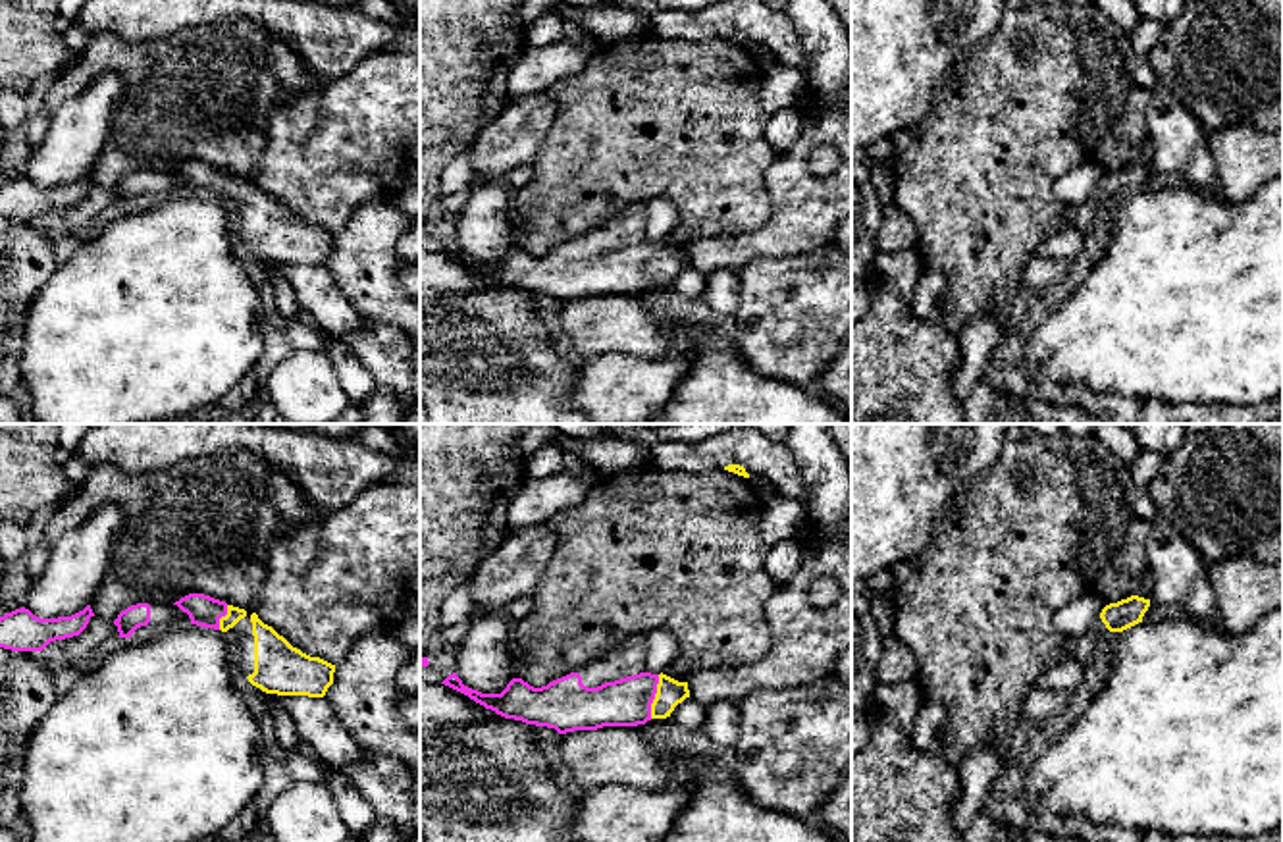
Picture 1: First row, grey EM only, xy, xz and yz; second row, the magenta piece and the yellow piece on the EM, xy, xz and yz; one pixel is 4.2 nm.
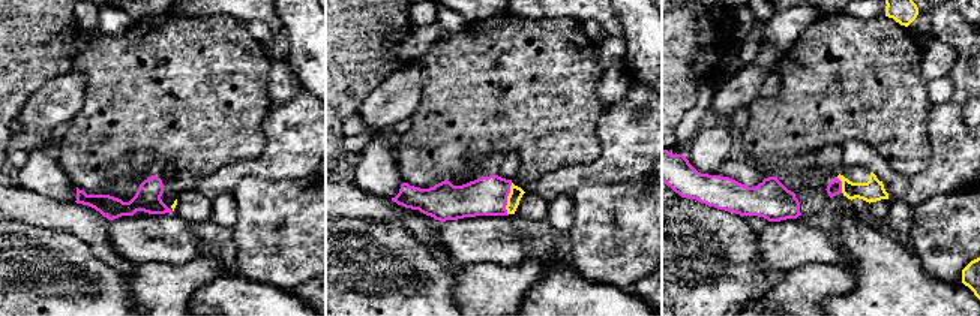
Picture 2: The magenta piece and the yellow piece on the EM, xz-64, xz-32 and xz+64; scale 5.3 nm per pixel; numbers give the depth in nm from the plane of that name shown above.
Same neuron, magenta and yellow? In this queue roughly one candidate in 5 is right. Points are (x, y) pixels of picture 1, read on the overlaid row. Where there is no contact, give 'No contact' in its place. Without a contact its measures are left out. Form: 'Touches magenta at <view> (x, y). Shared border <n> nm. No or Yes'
Touches magenta at xz (654, 696). Shared border 190 nm. Yes

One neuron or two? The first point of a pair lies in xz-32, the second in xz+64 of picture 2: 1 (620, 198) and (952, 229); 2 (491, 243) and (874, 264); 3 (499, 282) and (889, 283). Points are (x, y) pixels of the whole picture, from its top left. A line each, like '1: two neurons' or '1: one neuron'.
1: one neuron
2: two neurons
3: two neurons

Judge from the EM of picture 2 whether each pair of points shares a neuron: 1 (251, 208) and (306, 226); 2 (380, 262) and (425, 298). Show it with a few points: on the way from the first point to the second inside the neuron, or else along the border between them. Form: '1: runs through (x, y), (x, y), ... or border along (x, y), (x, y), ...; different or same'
1: runs through (264, 208), (273, 216), (285, 216), (293, 223); same
2: runs through (390, 273), (414, 297); same

